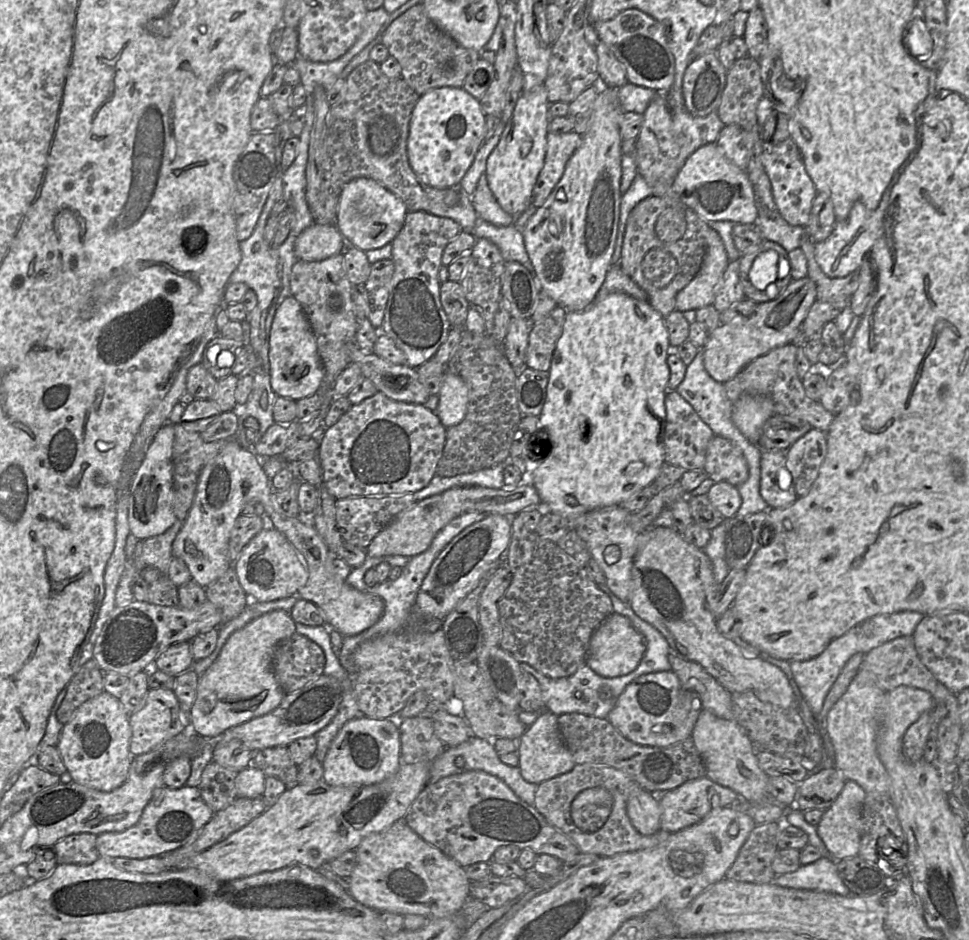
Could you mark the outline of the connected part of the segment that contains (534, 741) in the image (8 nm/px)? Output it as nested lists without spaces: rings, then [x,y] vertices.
[[[548,710],[540,712],[536,720],[518,739],[518,768],[522,777],[534,784],[567,773],[576,765],[558,729],[558,716]]]

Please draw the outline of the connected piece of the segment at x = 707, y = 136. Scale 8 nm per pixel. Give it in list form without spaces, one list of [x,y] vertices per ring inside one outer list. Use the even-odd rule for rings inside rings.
[[[718,111],[705,117],[693,117],[689,112],[673,114],[672,120],[680,153],[674,161],[674,166],[682,168],[687,159],[700,147],[715,143],[724,128]]]

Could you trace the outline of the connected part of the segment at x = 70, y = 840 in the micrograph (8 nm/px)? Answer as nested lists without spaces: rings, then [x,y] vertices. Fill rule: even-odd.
[[[86,832],[66,836],[52,848],[58,864],[88,865],[100,857],[97,836]]]

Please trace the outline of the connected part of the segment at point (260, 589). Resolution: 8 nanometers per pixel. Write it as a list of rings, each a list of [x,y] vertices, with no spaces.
[[[270,525],[249,541],[233,566],[245,593],[251,600],[259,602],[298,596],[298,591],[308,578],[307,568],[294,546],[285,535]]]

